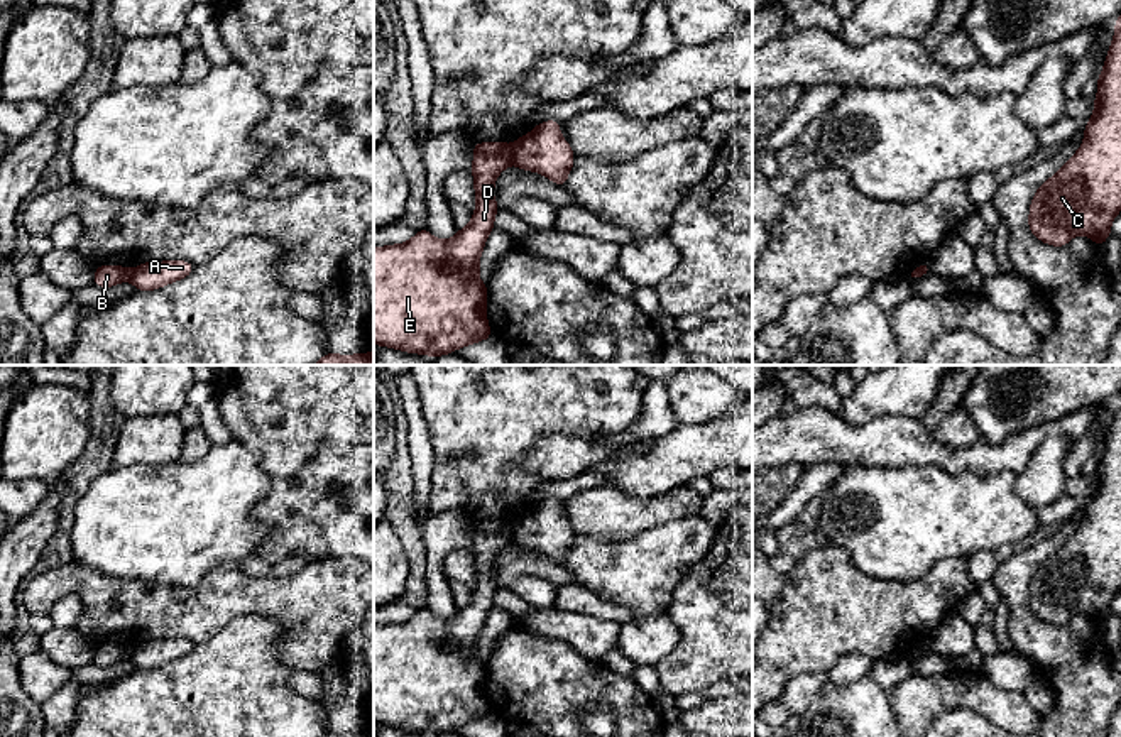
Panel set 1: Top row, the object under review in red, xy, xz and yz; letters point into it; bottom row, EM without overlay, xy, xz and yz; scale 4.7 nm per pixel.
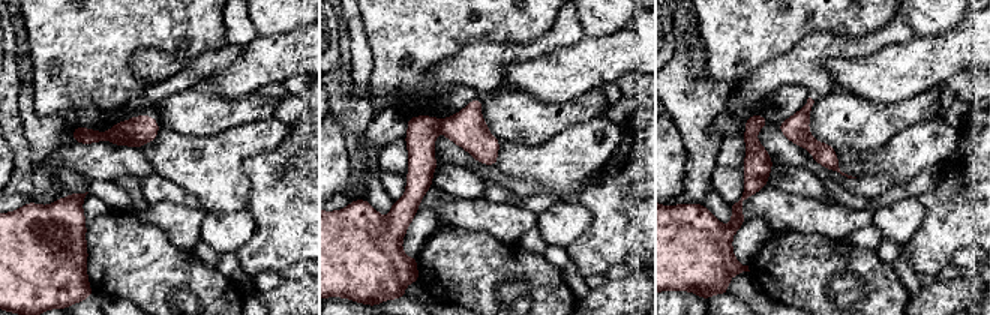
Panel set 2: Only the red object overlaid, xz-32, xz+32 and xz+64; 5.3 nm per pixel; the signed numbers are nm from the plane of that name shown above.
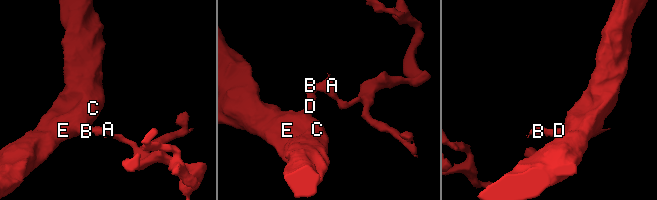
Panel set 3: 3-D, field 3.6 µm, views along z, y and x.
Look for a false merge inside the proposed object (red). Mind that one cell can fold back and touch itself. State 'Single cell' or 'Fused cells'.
Fused cells

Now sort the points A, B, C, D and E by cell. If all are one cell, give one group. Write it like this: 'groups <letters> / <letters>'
groups A / B C D E

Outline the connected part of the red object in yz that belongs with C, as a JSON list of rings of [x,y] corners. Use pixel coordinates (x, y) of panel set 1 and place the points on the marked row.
[[[1121,15],[1114,24],[1114,39],[1097,78],[1092,106],[1094,115],[1085,123],[1082,145],[1057,174],[1042,183],[1030,205],[1030,232],[1053,247],[1085,235],[1102,248],[1111,235],[1111,223],[1121,211]]]

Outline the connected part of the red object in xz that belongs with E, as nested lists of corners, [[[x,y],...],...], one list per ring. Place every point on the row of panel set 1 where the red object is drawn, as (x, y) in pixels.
[[[506,142],[473,144],[473,189],[477,206],[470,223],[450,240],[433,237],[426,228],[404,243],[374,247],[374,343],[407,353],[429,357],[448,355],[467,345],[492,338],[487,321],[487,284],[478,279],[480,255],[489,233],[495,228],[494,218],[499,205],[494,199],[497,176],[512,164],[511,145]]]

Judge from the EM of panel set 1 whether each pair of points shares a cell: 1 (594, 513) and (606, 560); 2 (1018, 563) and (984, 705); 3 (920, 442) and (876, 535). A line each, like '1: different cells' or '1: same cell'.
1: different cells
2: different cells
3: different cells

